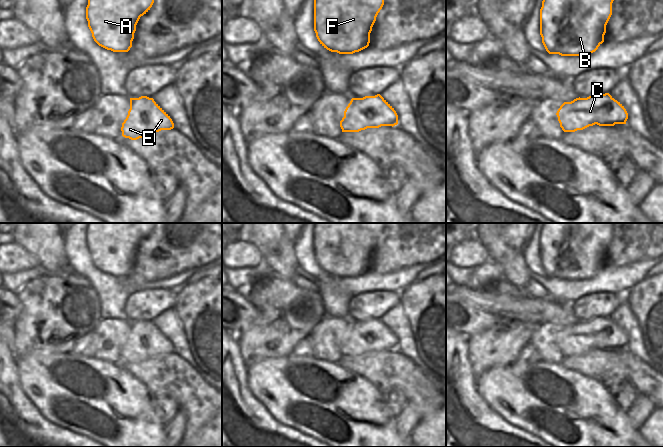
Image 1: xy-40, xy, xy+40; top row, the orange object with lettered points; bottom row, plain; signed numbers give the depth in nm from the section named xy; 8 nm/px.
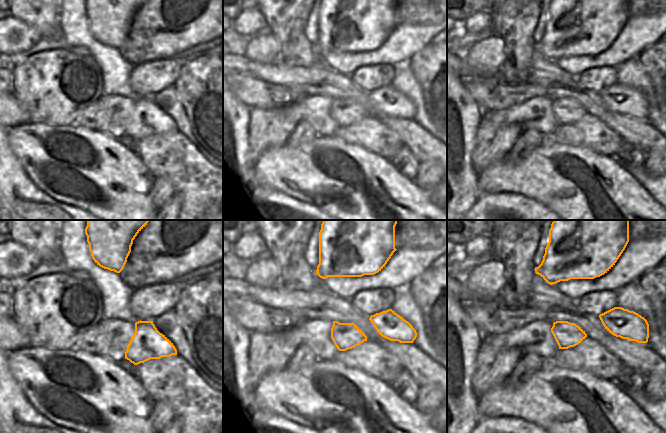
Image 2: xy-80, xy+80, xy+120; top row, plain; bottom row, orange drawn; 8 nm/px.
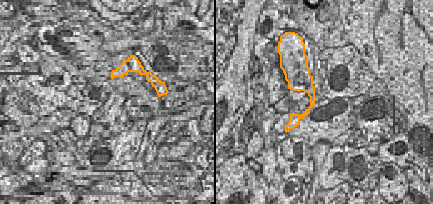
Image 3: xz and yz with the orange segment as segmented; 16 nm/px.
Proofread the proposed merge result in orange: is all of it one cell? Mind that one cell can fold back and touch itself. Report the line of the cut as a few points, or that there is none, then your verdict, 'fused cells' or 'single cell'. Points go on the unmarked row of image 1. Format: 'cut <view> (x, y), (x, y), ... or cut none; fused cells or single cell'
cut none; single cell

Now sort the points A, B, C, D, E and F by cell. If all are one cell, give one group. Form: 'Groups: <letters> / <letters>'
Groups: A B C D E F

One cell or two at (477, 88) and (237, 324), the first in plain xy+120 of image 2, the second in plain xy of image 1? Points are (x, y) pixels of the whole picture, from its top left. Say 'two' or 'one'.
one

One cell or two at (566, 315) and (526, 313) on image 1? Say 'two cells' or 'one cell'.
one cell

